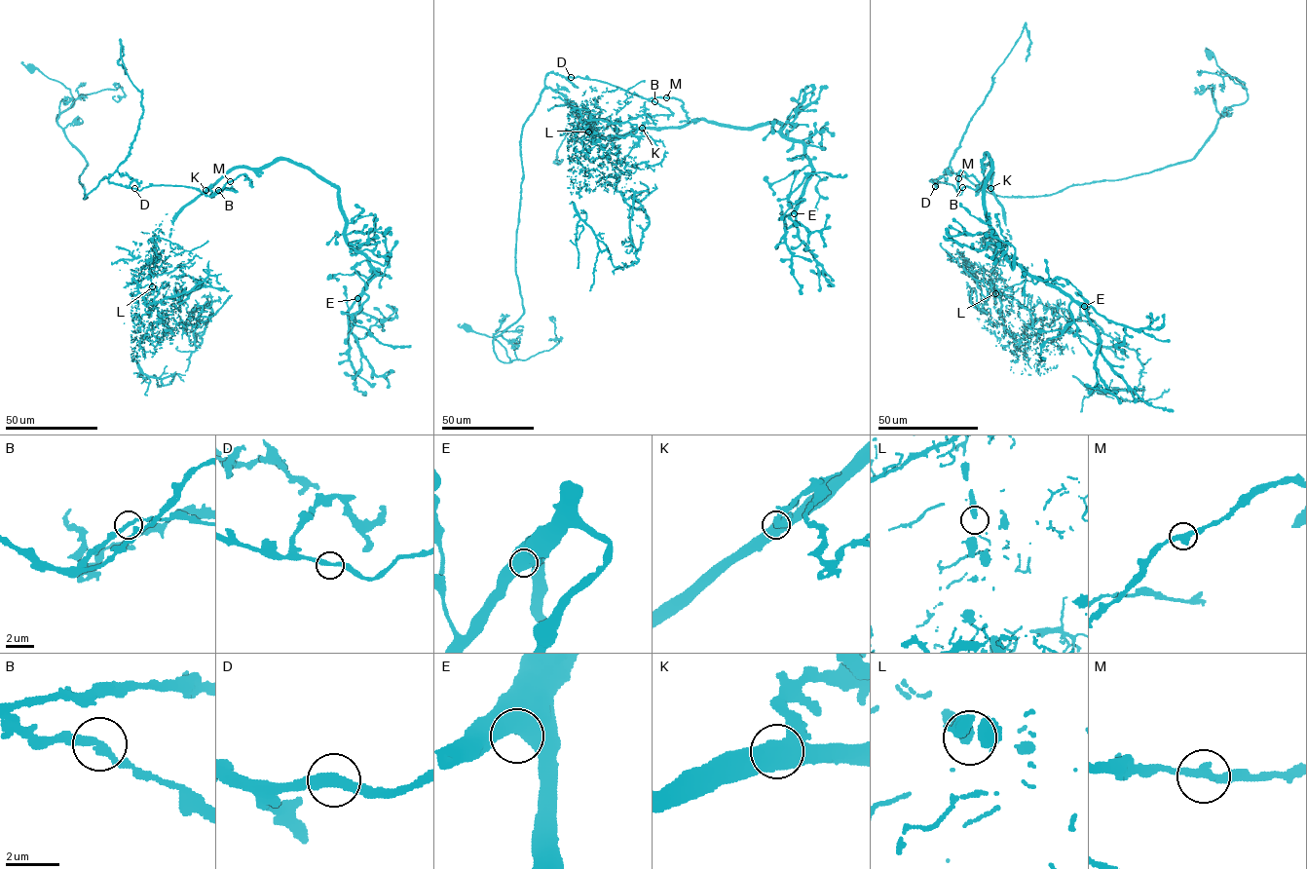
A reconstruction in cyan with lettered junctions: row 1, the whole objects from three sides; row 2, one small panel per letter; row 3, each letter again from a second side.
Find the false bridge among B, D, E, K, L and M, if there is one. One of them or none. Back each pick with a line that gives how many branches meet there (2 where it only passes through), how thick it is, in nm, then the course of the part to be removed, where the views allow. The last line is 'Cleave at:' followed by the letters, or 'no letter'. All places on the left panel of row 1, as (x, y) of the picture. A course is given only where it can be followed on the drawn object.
K: 2 | 850 nm | (205, 190), (236, 192), (138, 190), (104, 177), (84, 199), (88, 163), (56, 117), (81, 94), (118, 83)
Cleave at: K

